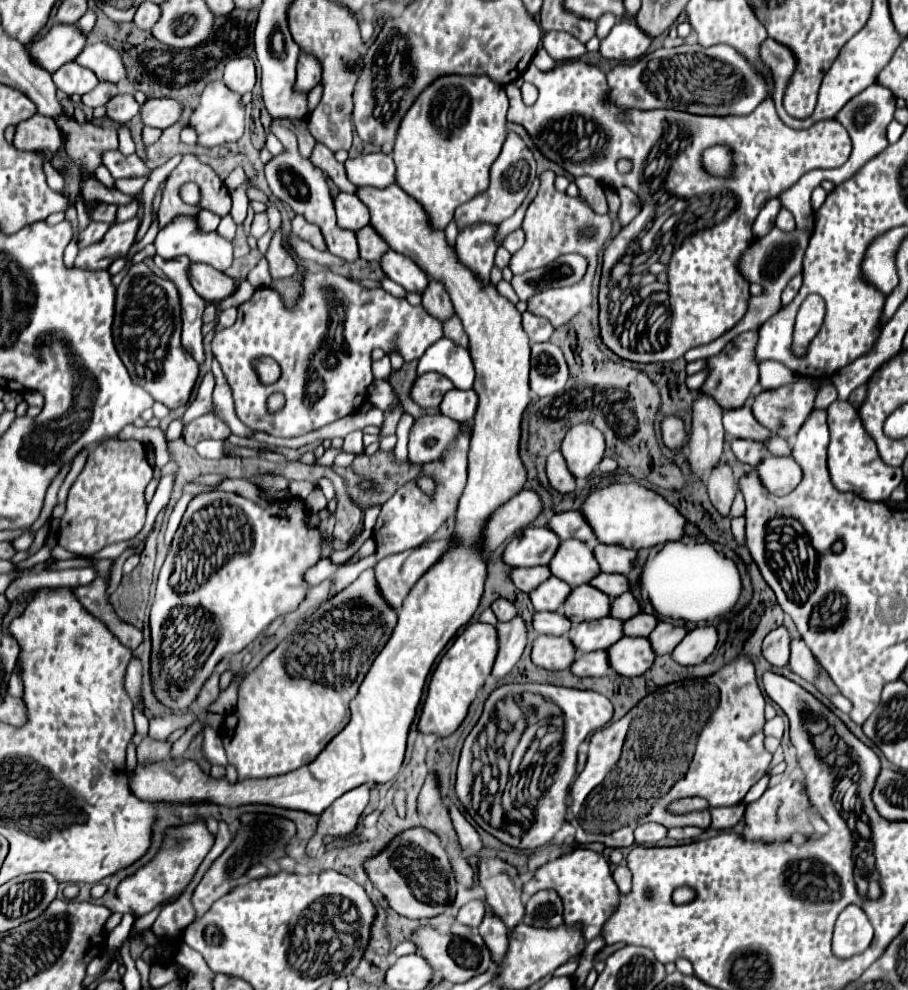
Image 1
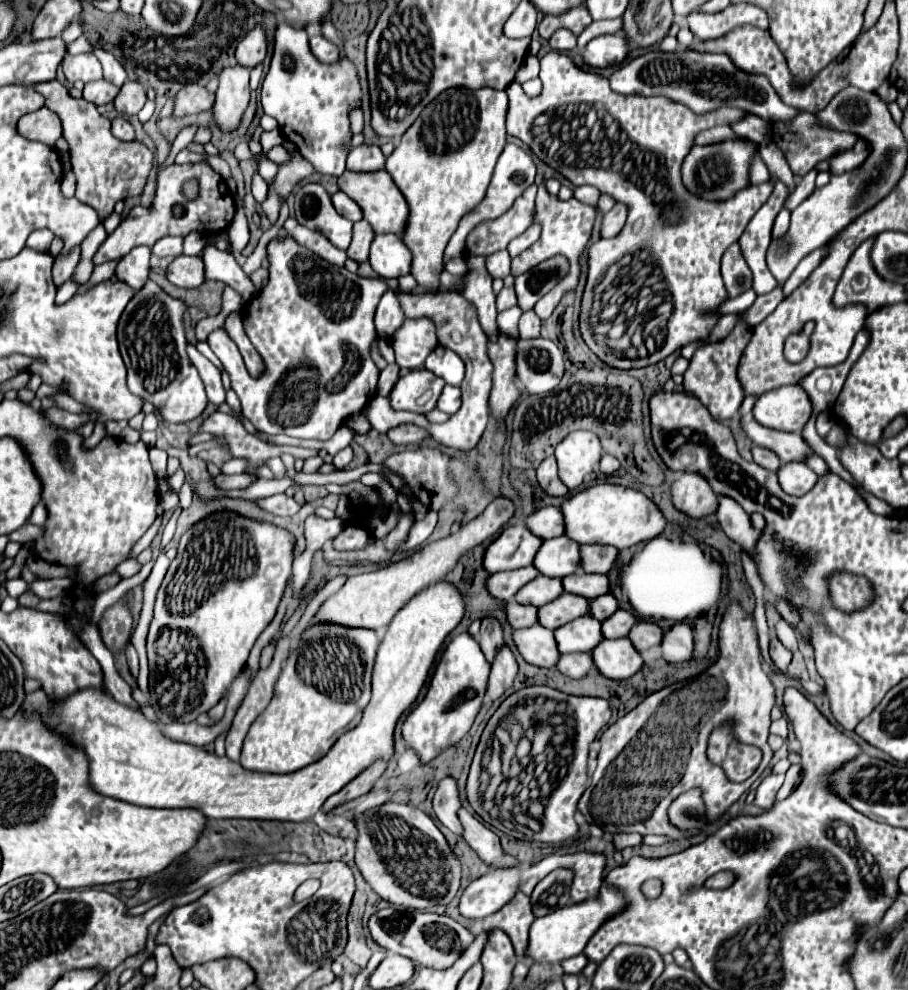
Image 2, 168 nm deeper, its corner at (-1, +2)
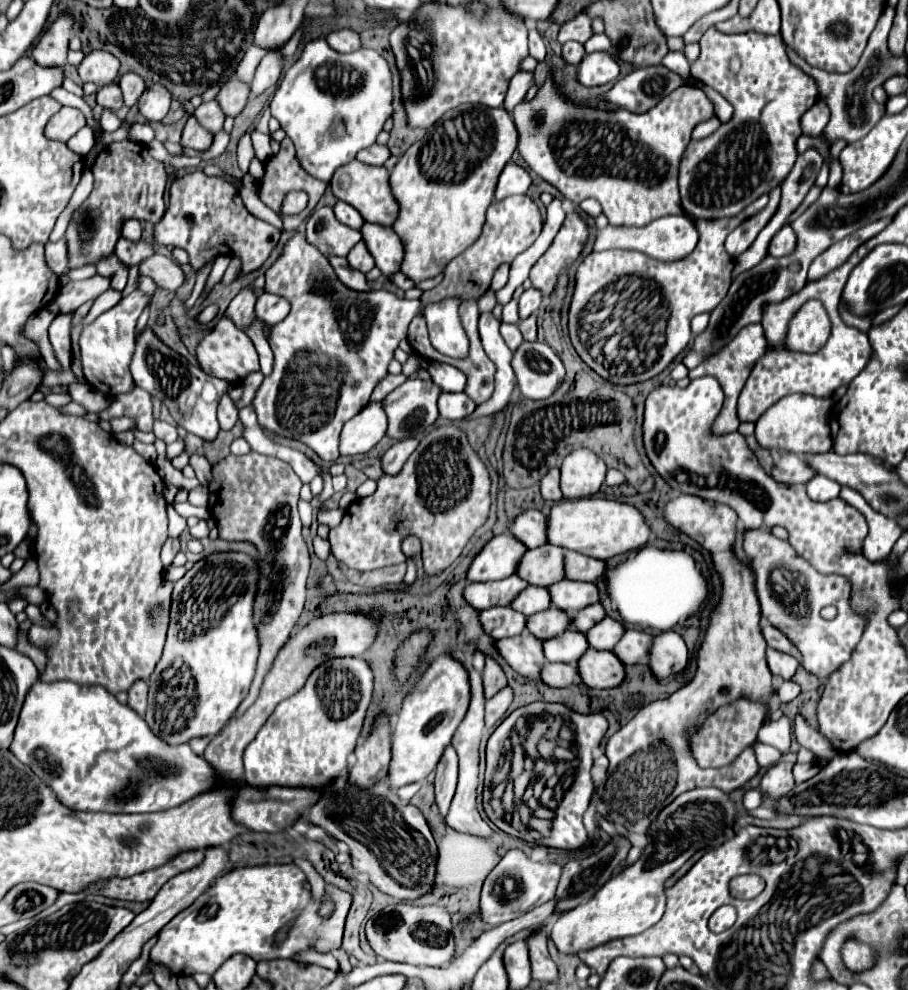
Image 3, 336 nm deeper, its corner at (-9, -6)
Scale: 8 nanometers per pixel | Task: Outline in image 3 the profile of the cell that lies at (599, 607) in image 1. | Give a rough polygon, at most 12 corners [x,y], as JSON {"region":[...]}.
{"region":[[553,606],[527,618],[539,640],[563,634],[571,618]]}

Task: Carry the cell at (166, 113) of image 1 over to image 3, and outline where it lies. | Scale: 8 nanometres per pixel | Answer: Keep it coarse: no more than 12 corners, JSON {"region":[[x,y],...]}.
{"region":[[233,78],[217,100],[227,116],[237,116],[249,100],[249,84]]}

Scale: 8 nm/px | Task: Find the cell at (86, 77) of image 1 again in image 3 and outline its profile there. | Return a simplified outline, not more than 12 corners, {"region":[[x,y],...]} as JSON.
{"region":[[95,50],[79,64],[81,82],[111,84],[119,60]]}

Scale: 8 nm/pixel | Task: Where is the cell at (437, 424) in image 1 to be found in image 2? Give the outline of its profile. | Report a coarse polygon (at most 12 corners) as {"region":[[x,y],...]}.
{"region":[[399,424],[387,432],[393,444],[419,444],[429,432],[417,424]]}

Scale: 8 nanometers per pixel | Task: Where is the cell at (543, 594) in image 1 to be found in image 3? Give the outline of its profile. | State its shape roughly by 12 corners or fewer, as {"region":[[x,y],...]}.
{"region":[[525,588],[511,608],[531,616],[547,610],[551,598],[547,588]]}

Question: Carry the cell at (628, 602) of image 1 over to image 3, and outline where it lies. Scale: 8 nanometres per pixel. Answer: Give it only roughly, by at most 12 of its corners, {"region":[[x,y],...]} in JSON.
{"region":[[601,604],[571,612],[571,626],[587,632],[605,618]]}

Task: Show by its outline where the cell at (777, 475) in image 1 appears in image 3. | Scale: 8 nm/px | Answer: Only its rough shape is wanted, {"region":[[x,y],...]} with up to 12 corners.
{"region":[[815,476],[807,484],[811,500],[831,500],[839,496],[841,484]]}

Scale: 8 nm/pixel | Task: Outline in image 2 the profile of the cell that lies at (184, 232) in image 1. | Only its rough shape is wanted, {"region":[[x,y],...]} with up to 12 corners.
{"region":[[215,246],[203,250],[205,280],[221,280],[251,300],[257,290],[237,260]]}

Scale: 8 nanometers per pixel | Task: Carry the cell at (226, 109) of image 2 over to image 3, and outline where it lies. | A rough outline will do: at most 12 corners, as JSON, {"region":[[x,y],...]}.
{"region":[[281,52],[261,60],[251,82],[251,98],[277,84],[283,72]]}

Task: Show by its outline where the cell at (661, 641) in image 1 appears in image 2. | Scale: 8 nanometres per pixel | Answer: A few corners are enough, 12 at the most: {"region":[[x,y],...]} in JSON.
{"region":[[639,620],[629,632],[639,652],[663,642],[663,632],[655,622]]}

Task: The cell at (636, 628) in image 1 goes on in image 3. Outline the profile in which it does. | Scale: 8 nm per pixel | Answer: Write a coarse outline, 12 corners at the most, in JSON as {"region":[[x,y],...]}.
{"region":[[603,618],[585,632],[595,650],[611,650],[625,628],[613,618]]}

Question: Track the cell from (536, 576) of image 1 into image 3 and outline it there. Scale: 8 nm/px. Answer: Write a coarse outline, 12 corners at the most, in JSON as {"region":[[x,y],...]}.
{"region":[[519,576],[467,584],[463,598],[475,610],[509,606],[529,584]]}

